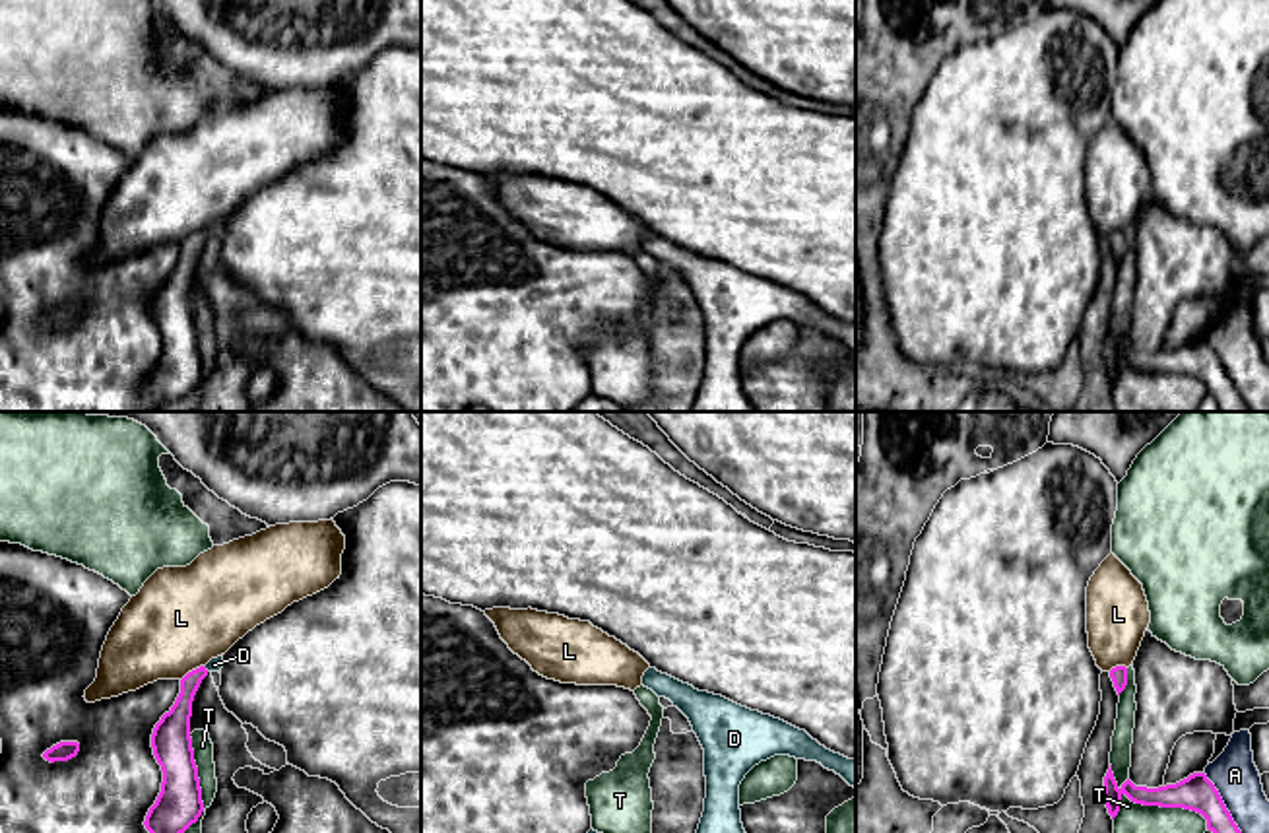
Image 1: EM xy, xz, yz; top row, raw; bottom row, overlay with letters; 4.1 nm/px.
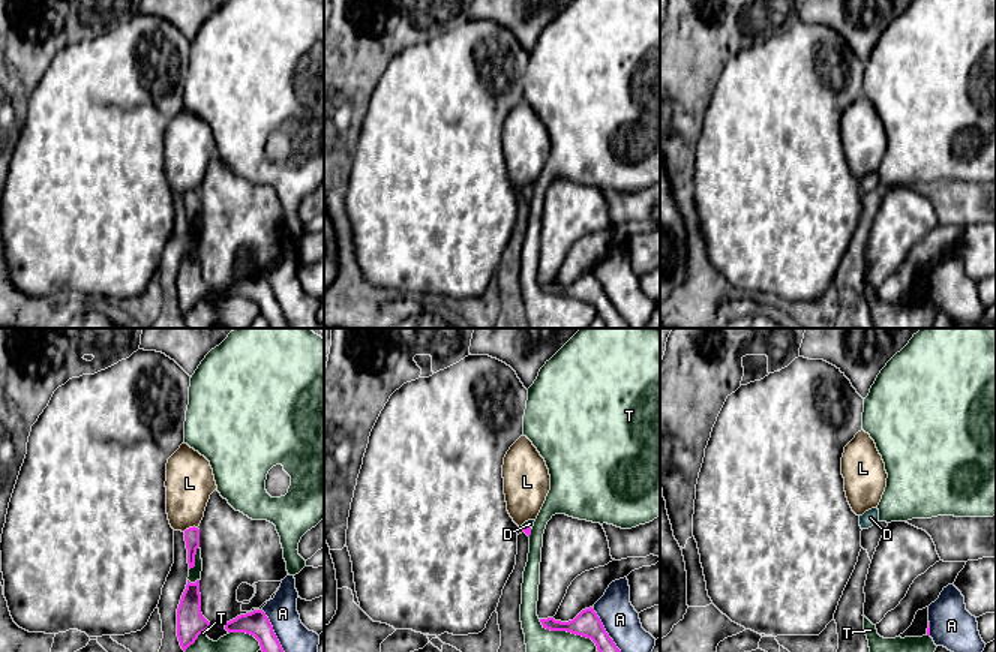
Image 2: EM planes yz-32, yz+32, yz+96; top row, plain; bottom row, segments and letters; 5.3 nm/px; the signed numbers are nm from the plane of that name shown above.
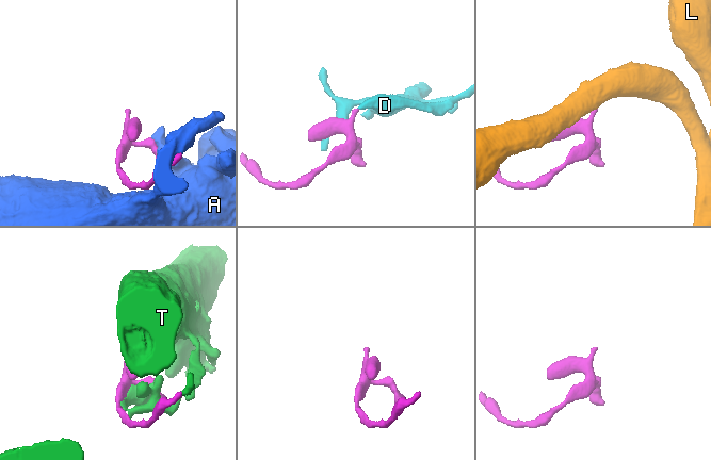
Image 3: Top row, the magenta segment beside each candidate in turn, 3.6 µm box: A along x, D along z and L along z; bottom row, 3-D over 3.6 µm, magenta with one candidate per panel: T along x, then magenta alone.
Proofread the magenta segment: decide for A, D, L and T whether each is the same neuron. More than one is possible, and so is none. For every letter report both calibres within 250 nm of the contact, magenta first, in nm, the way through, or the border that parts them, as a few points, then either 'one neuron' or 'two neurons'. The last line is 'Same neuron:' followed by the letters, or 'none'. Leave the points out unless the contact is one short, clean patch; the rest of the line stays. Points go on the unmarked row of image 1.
A: 150 nm thick on the magenta side, 190 nm on the other; two neurons
D: 110 nm thick on the magenta side, 60 nm on the other; runs through xy (177, 286), (189, 249), (204, 233), (214, 230); one neuron
L: 130 nm thick on the magenta side, 420 nm on the other; border along xy (204, 230), (181, 245); two neurons
T: 190 nm thick on the magenta side, 100 nm on the other; two neurons
Same neuron: D

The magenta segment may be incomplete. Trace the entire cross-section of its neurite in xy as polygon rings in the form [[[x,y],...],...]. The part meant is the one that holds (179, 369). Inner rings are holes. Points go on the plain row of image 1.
[[[223,219],[180,245],[180,258],[151,299],[151,313],[163,336],[161,357],[146,381],[146,394],[163,412],[184,398],[204,377],[198,332],[194,326],[190,282],[192,266],[210,237],[221,237]]]

